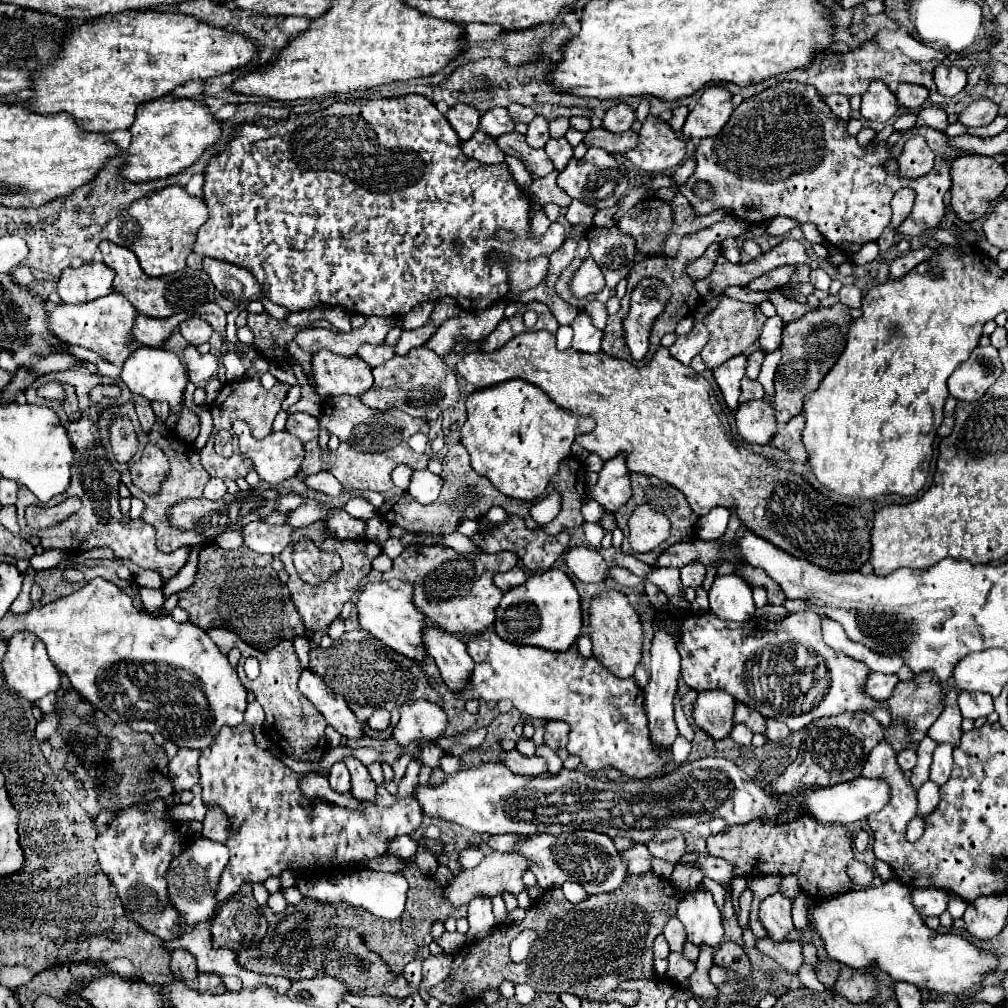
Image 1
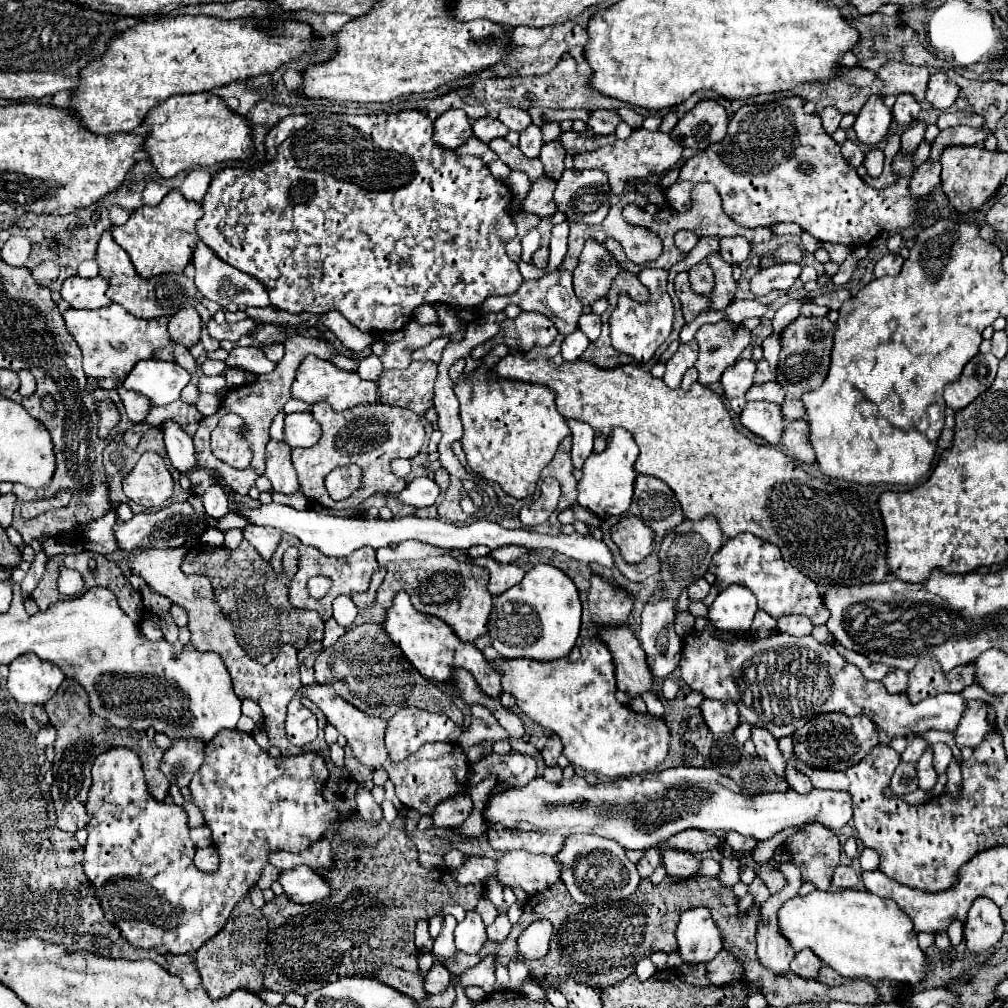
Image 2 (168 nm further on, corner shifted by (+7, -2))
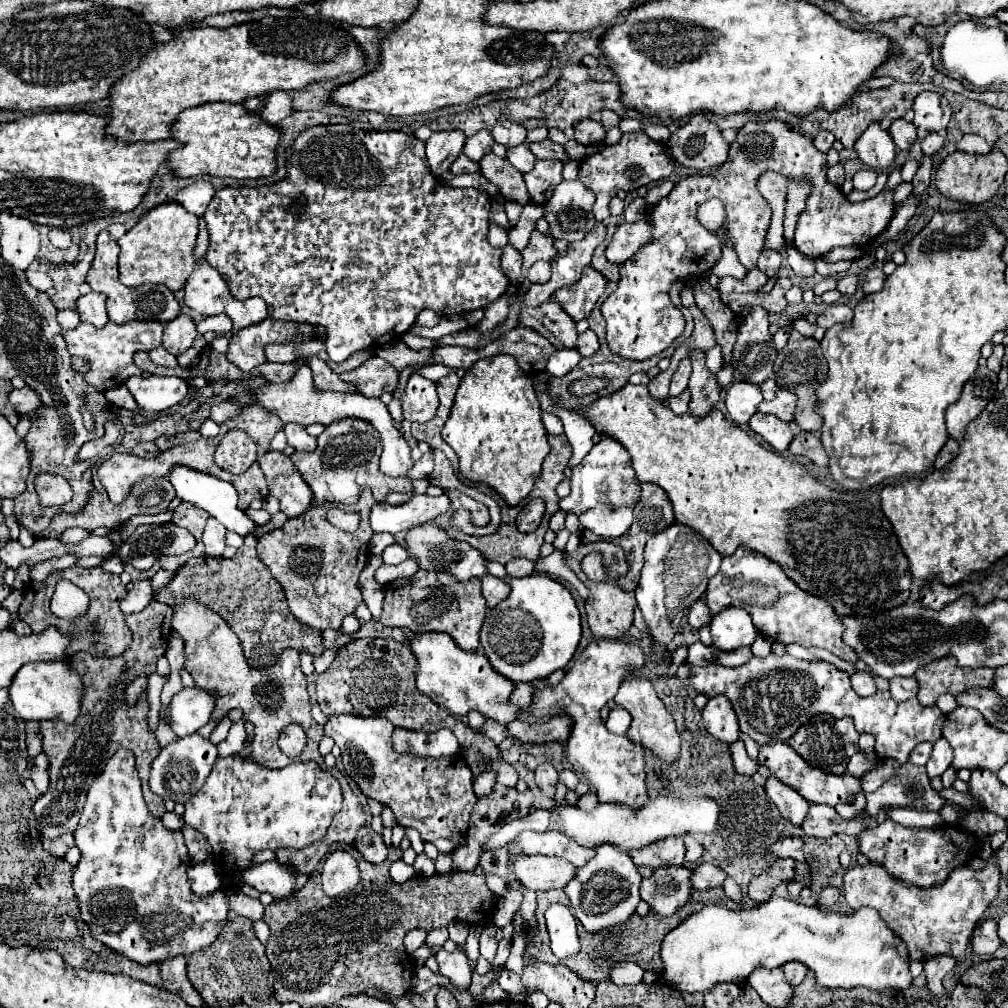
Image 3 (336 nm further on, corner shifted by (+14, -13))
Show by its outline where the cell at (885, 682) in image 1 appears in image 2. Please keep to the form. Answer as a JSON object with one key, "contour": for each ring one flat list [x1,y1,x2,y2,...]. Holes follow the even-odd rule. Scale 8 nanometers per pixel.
{"contour":[[897,669,897,673,891,671,887,677,881,679,881,683,889,693,903,693,907,687,907,671,901,671,901,669]]}

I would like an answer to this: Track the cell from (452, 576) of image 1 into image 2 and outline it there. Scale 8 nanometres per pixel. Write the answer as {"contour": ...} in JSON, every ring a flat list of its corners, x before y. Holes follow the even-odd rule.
{"contour":[[427,557,397,561,387,565,387,575,381,587,377,589,377,601,383,607,389,607,397,591,411,595,411,603,417,611,435,615,445,621,461,641,475,641,487,633,487,619,493,607,493,597,487,591,489,571,479,565,459,563,453,557]]}

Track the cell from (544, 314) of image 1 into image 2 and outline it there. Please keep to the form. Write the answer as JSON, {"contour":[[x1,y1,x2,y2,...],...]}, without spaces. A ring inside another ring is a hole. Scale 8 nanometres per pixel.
{"contour":[[521,311,519,317,505,319,501,323,497,337,477,345,471,351,471,357,481,359,499,343,505,343,511,349,523,349,523,351,529,351,533,347,549,347,555,341,555,337,557,337,557,329,543,313]]}

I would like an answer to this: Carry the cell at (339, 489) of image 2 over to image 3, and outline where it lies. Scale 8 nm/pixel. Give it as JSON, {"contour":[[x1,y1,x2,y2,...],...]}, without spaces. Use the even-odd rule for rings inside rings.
{"contour":[[364,490,356,506,350,506,350,512,360,514,360,526,356,532,342,532,332,526,326,518,328,508,310,508,298,518,290,518,282,528,268,532,258,540,258,558,280,582,292,614,302,620,302,624,316,628,320,632,334,628,338,630,344,616,352,614,362,604,362,594,358,588,358,576,364,570,368,560,368,542,372,538,370,528,370,508,376,504,372,492],[318,576,328,578,328,590,324,596,316,596,314,580]]}

